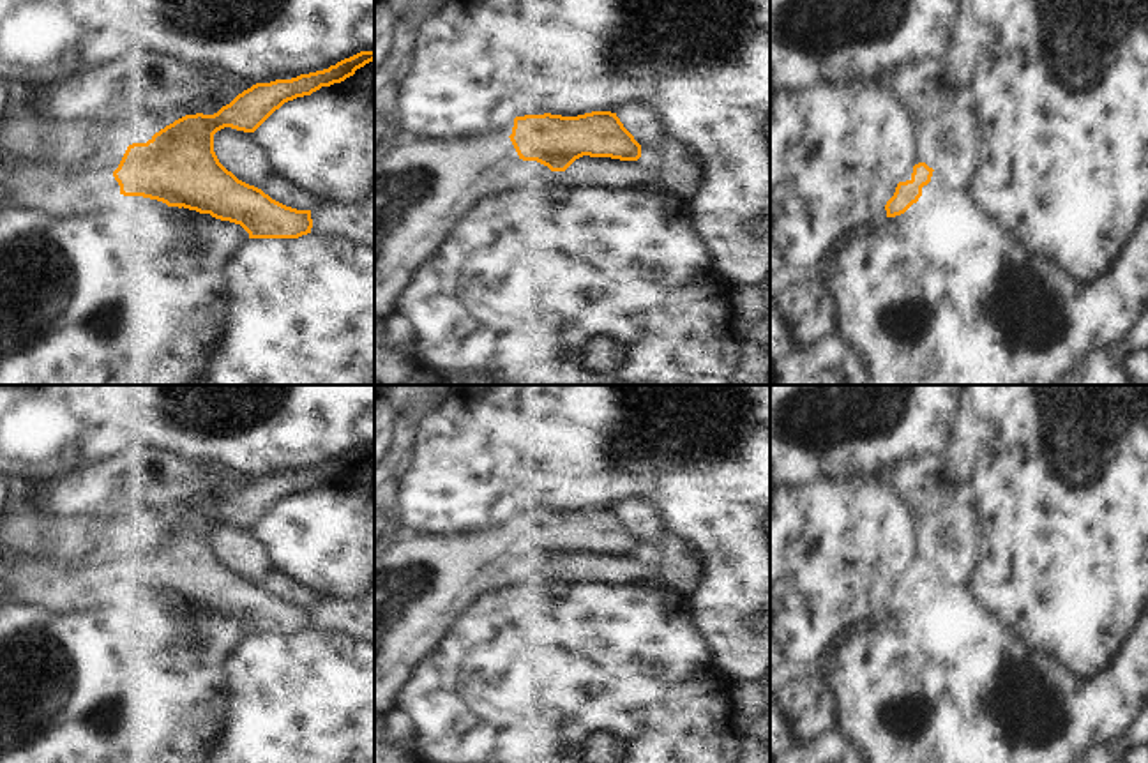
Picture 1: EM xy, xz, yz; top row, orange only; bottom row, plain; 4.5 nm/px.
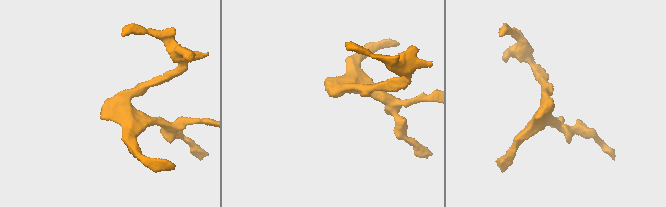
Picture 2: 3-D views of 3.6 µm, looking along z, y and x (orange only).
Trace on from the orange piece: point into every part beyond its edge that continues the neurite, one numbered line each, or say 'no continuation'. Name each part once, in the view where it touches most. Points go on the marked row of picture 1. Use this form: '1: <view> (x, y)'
1: yz (938, 175)

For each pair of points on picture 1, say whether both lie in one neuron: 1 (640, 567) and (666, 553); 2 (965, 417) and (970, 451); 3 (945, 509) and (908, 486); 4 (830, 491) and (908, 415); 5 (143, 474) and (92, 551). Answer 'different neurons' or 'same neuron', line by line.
1: different neurons
2: same neuron
3: same neuron
4: different neurons
5: different neurons

